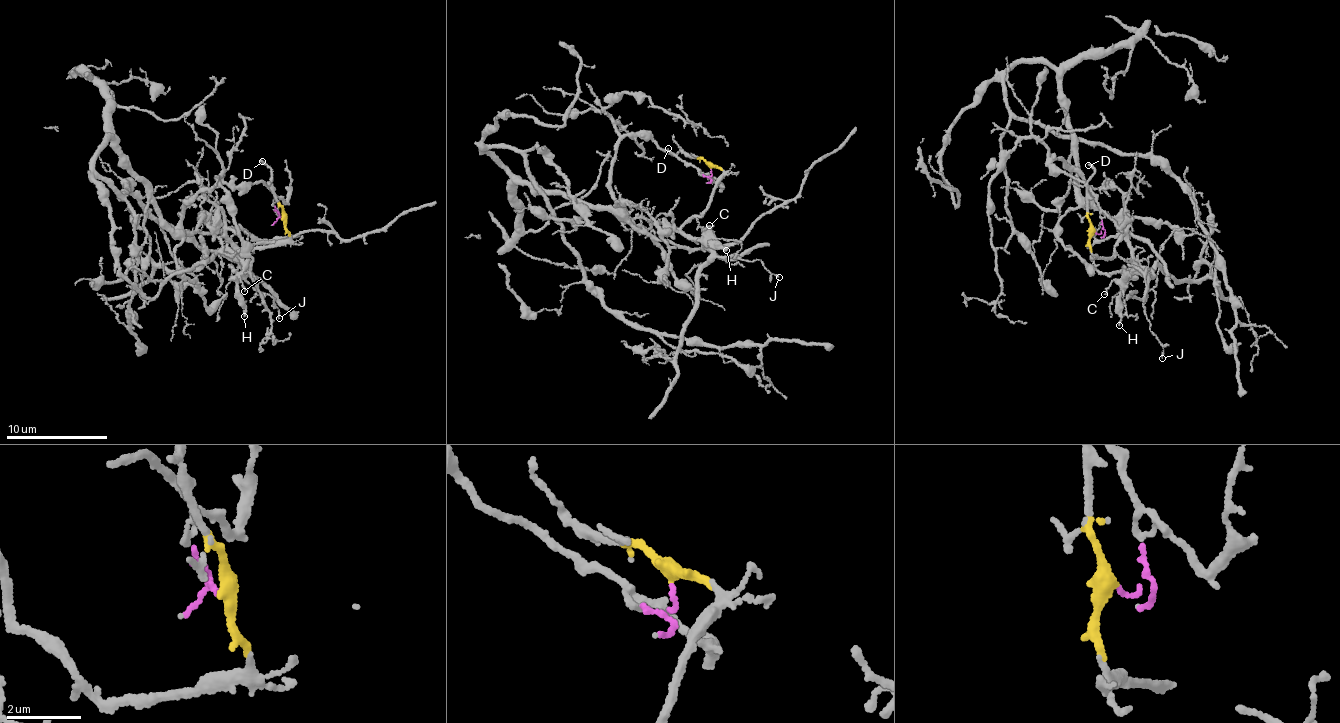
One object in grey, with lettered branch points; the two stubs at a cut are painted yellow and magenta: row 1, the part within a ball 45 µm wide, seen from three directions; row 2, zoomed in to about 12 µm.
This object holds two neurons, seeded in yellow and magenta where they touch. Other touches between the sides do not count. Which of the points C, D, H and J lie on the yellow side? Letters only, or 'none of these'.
C, D, H, J

